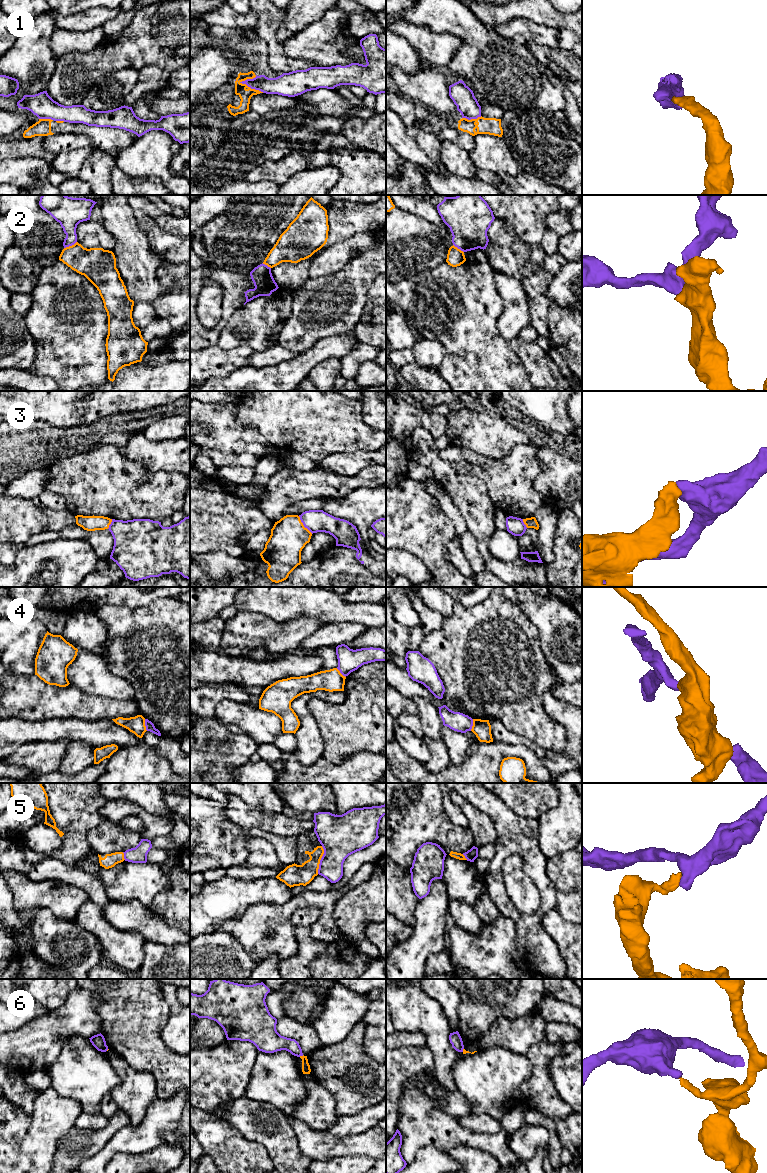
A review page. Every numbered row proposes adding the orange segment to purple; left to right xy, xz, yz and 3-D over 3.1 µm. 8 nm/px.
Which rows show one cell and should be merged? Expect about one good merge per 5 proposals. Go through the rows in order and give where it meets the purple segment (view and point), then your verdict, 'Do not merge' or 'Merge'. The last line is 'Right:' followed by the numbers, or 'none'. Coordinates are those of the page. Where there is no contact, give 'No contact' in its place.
1: Touches purple at xz (251, 88). Do not merge
2: Touches purple at xy (70, 245). Do not merge
3: Touches purple at xz (303, 524). Do not merge
4: Touches purple at xy (145, 725). Do not merge
5: Touches purple at xz (320, 860). Do not merge
6: Touches purple at xz (301, 1055). Do not merge
Right: none

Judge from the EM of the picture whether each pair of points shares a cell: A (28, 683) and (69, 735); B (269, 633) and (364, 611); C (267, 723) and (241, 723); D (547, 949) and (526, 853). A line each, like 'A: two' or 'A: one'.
A: two
B: two
C: one
D: one

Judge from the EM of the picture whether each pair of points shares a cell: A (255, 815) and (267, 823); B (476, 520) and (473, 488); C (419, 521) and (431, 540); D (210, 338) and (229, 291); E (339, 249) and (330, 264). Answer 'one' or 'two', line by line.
A: one
B: one
C: one
D: one
E: one

